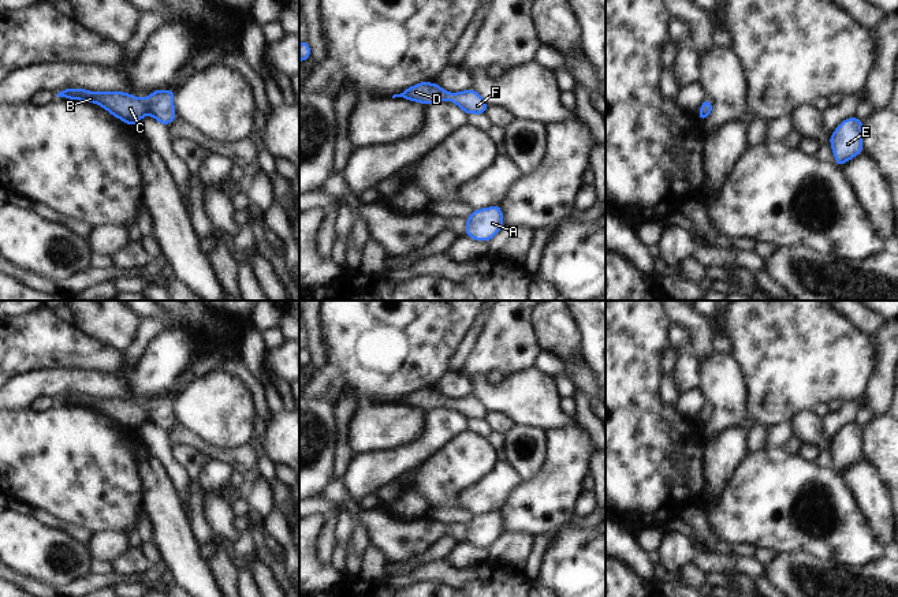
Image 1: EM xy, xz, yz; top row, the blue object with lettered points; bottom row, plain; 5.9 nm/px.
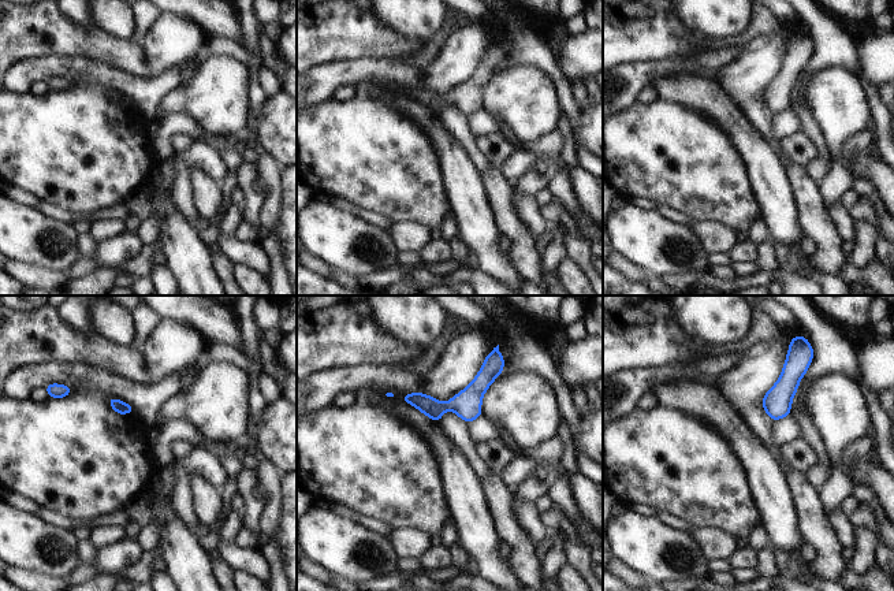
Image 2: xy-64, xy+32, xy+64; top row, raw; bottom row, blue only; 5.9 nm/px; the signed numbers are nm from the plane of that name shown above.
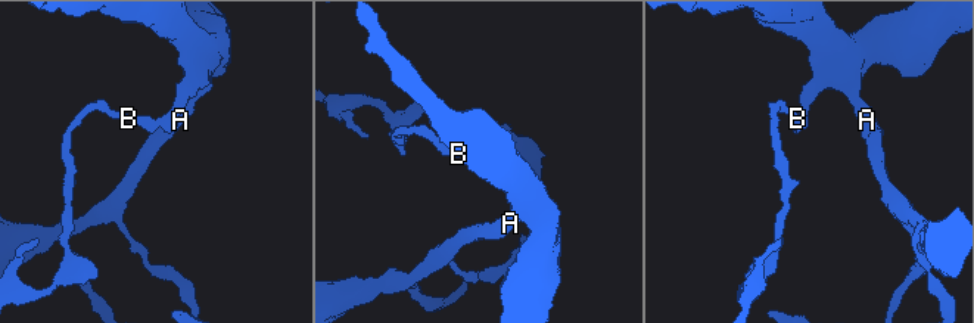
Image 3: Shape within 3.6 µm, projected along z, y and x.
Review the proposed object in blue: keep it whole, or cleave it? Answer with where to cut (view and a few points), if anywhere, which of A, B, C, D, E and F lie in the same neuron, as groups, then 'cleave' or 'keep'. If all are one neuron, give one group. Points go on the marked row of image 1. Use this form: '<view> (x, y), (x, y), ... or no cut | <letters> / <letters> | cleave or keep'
no cut | A B C D E F | keep

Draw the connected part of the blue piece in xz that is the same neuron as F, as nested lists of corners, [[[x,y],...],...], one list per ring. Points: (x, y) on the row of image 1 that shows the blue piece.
[[[421,82],[406,89],[400,94],[394,94],[395,97],[403,97],[410,101],[418,101],[422,104],[435,104],[439,101],[450,100],[454,104],[459,105],[465,113],[477,113],[481,115],[487,111],[488,105],[482,97],[473,89],[461,92],[461,93],[447,93],[439,85],[431,82]]]

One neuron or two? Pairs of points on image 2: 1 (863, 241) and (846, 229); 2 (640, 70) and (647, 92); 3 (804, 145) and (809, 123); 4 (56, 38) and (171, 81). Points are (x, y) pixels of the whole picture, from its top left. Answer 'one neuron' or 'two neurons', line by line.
1: two neurons
2: two neurons
3: two neurons
4: two neurons

